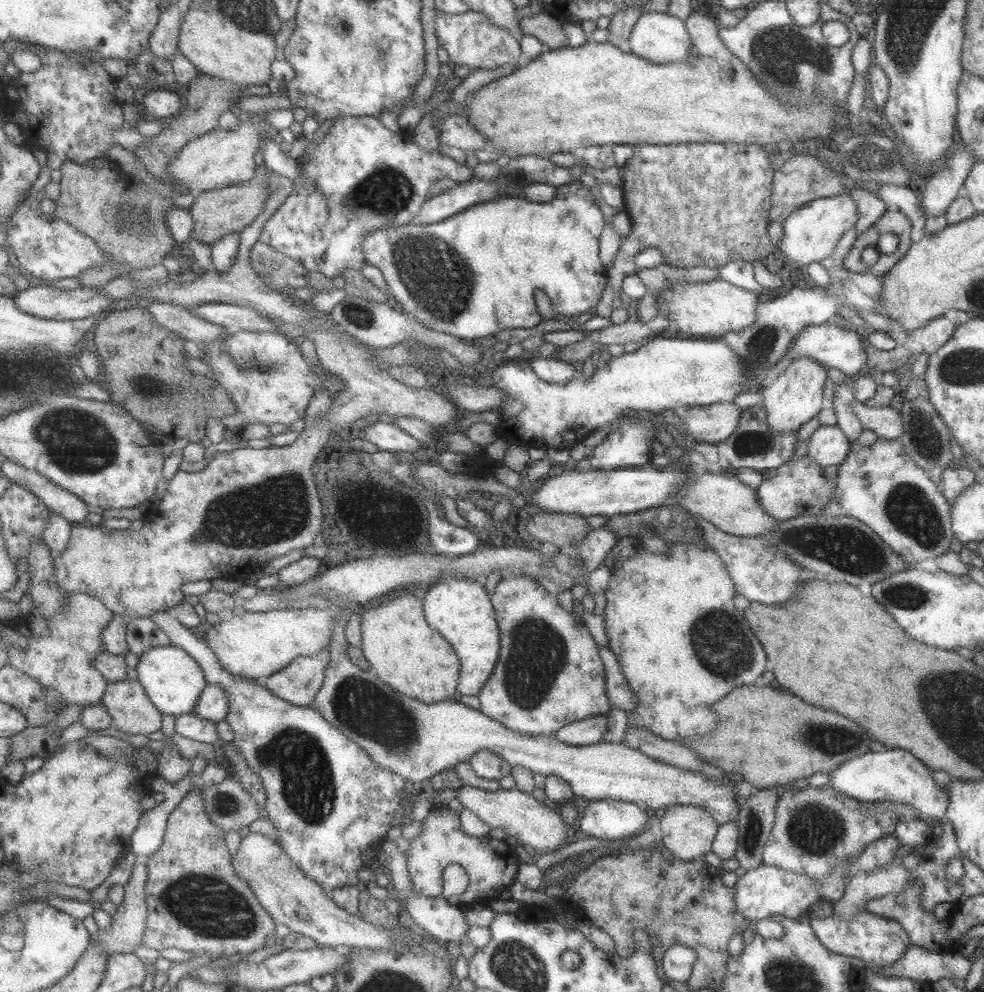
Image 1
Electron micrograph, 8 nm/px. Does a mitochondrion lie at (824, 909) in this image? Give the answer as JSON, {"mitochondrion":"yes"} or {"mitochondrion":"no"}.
{"mitochondrion":"no"}

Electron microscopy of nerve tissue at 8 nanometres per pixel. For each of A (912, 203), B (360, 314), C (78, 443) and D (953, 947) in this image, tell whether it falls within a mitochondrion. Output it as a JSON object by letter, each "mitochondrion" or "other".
{"A":"other","B":"mitochondrion","C":"mitochondrion","D":"other"}

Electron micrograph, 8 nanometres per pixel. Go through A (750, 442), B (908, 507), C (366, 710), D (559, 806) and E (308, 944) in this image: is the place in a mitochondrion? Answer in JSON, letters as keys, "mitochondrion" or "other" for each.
{"A":"mitochondrion","B":"mitochondrion","C":"mitochondrion","D":"other","E":"other"}

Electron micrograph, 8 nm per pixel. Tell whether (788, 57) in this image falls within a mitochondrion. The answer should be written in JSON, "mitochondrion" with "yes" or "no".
{"mitochondrion":"yes"}

